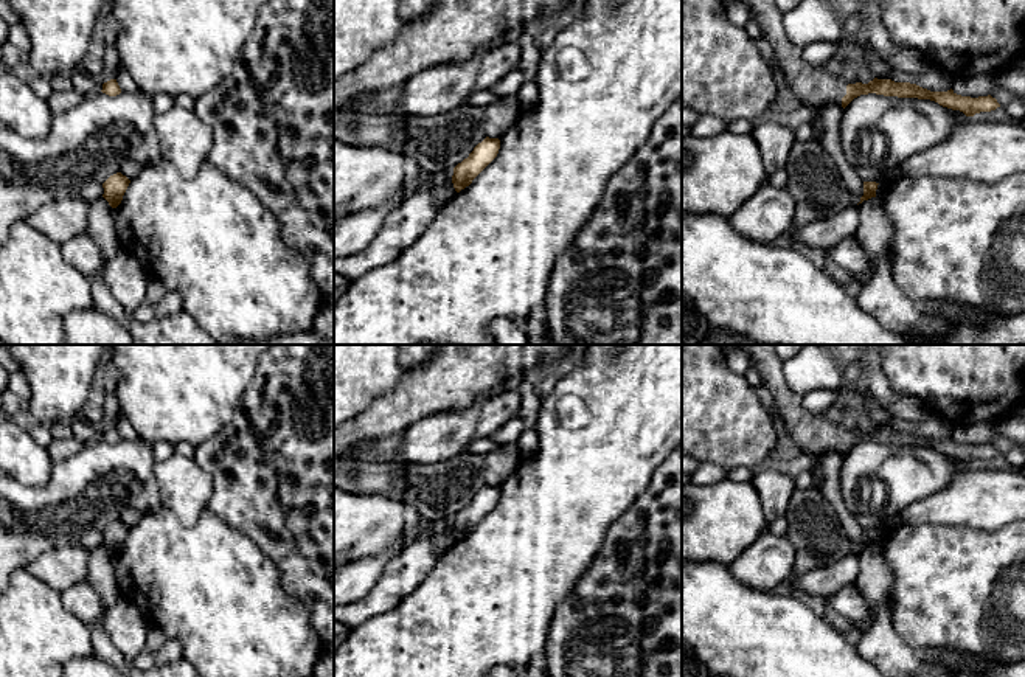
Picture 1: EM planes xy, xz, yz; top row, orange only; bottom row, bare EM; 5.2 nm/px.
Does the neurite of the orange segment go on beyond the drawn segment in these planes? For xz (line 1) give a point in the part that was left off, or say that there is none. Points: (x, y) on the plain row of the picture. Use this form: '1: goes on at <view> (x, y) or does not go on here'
1: does not go on here

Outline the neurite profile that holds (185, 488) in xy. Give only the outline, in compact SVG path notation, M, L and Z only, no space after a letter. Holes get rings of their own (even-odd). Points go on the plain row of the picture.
M174 453L154 464L162 505L171 509L185 526L194 526L208 509L214 492L214 478L194 458Z

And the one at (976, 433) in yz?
M985 421L966 425L957 425L952 430L952 438L961 444L988 444L992 438L1000 435L1002 421Z

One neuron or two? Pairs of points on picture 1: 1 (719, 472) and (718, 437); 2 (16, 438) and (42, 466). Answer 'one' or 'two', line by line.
1: two
2: one

